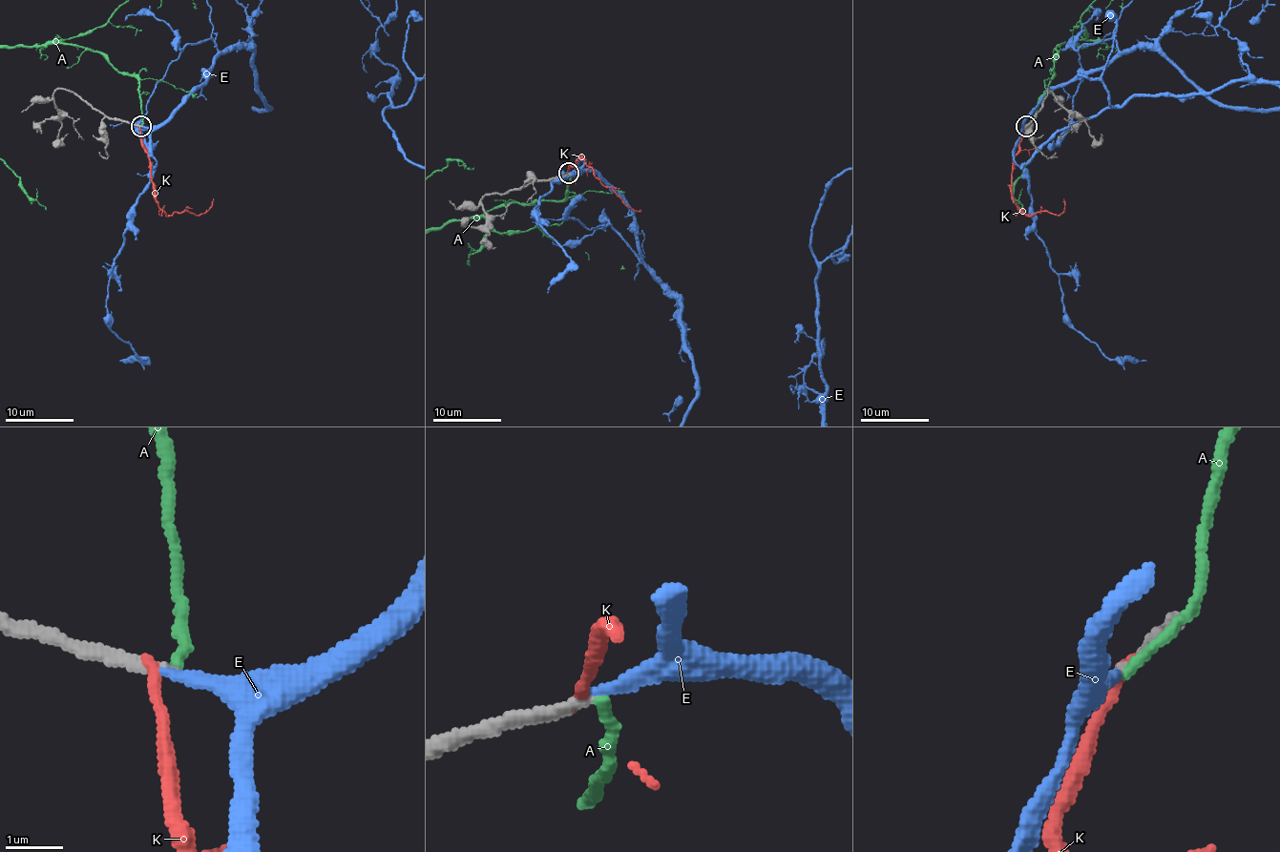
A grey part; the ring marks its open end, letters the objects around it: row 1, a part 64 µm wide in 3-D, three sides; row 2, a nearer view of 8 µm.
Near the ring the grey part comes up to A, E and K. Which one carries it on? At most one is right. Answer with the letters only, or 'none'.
E

